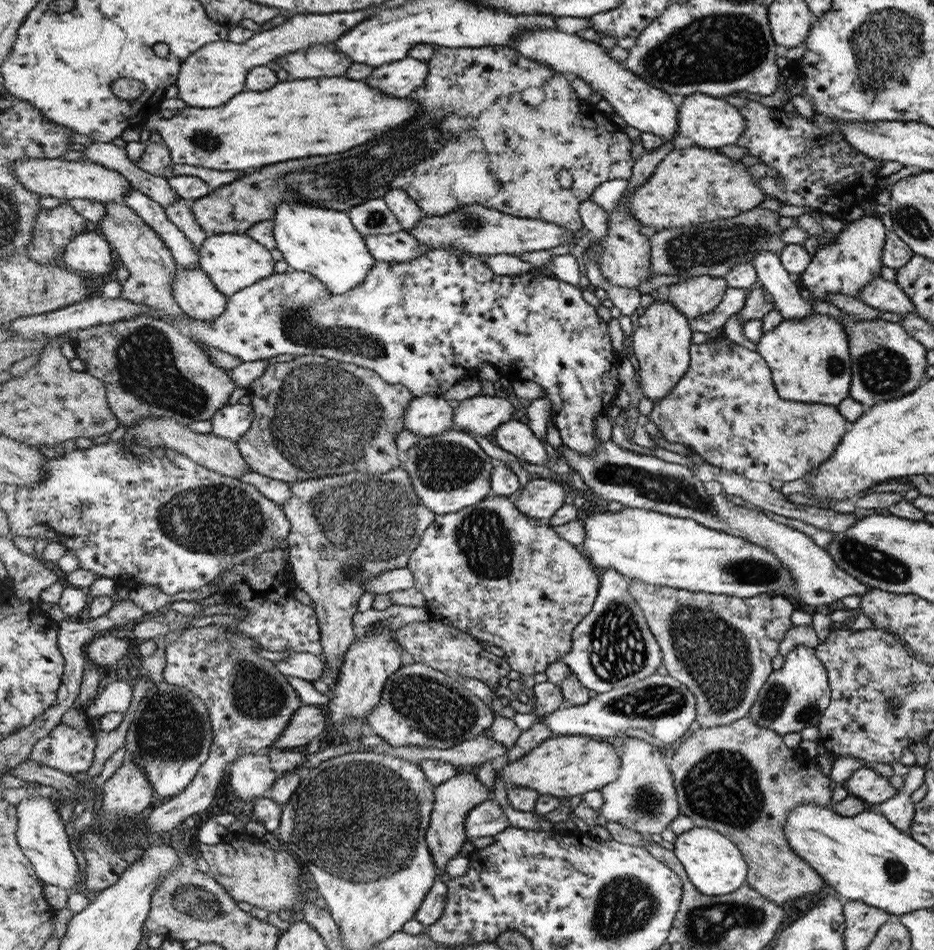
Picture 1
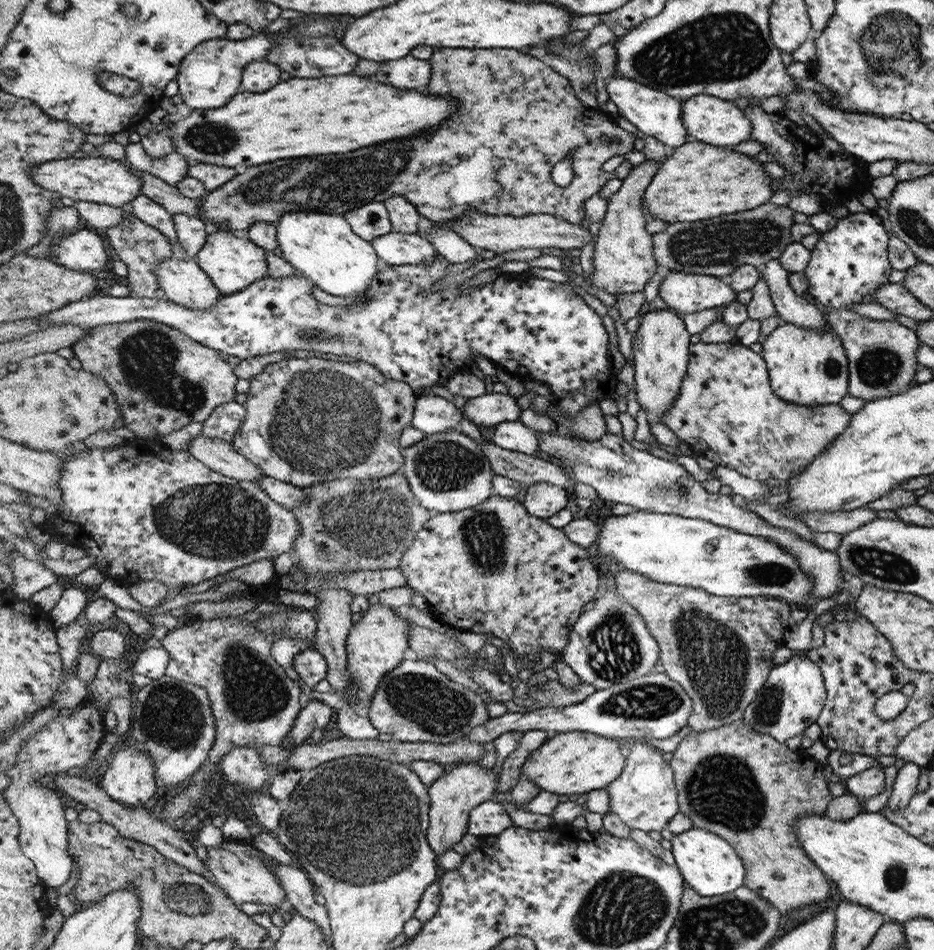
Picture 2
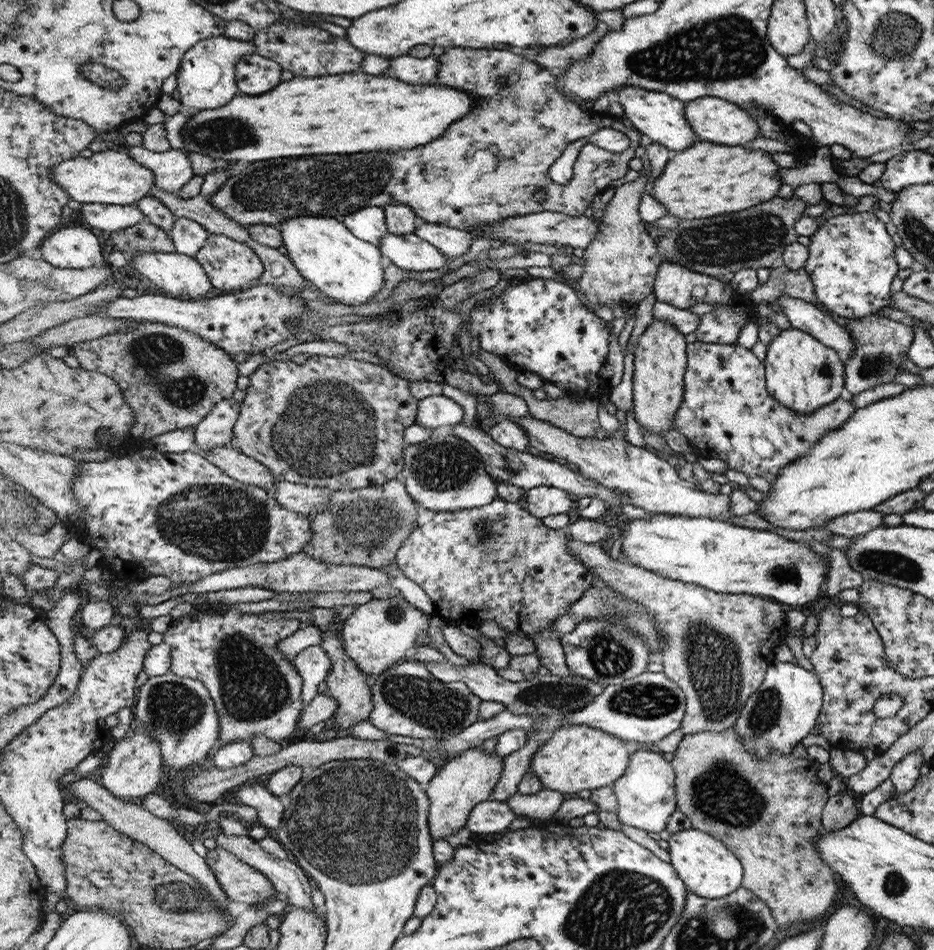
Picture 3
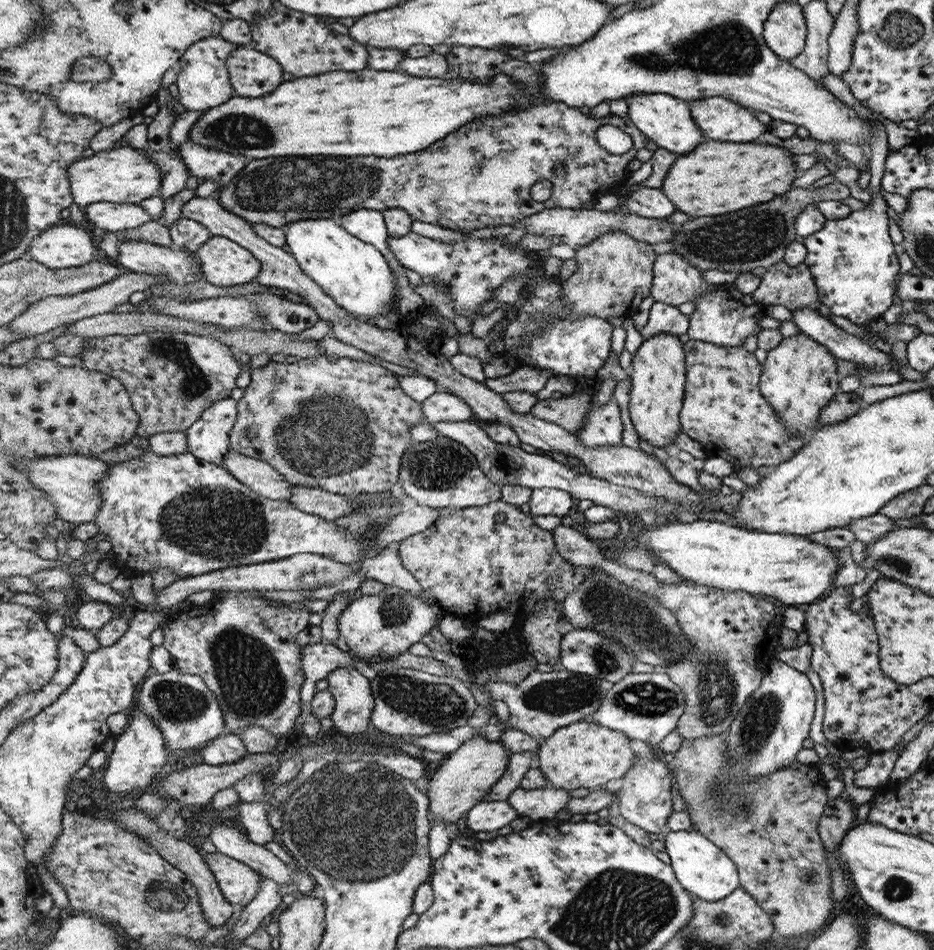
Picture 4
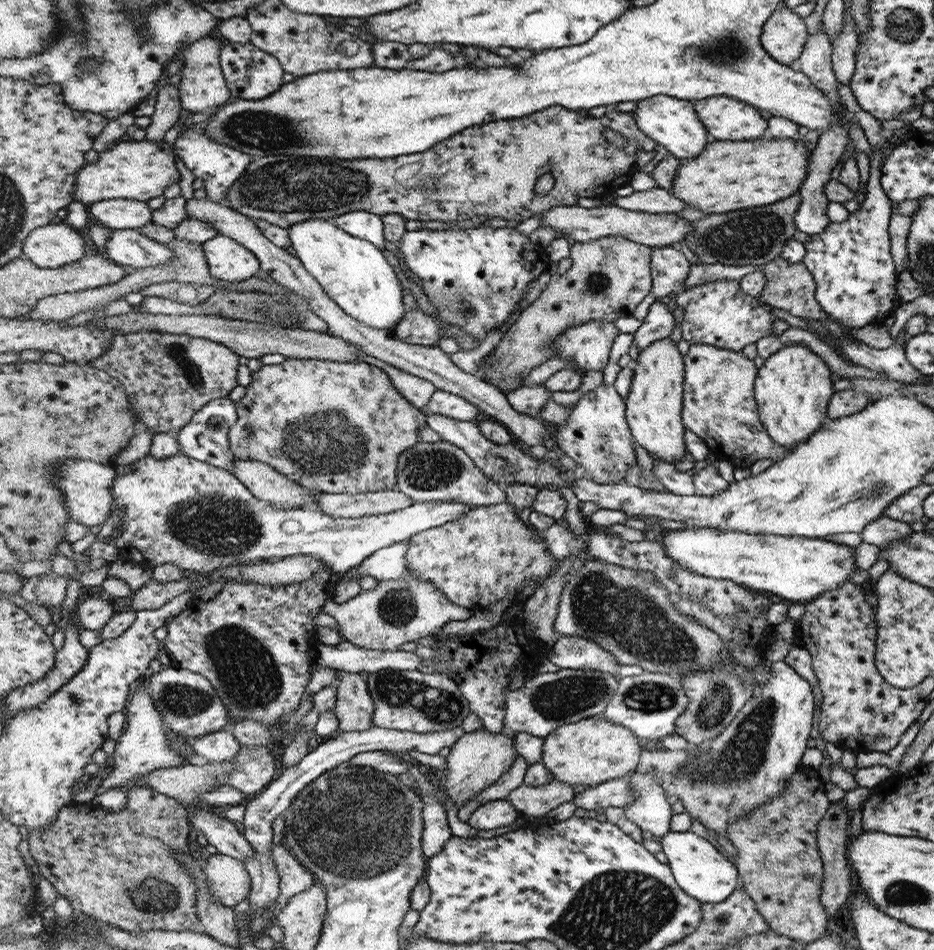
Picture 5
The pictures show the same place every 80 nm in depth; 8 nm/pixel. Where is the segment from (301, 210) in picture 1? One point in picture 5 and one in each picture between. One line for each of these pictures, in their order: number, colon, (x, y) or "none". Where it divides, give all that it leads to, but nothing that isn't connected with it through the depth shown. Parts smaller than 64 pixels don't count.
2: (321, 246)
3: (327, 253)
4: (353, 272)
5: (354, 273)

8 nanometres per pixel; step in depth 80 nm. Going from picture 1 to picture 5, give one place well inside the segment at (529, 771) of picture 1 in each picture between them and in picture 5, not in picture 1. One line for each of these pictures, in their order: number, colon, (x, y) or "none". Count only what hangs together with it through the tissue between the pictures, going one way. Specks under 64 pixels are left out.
2: (575, 762)
3: (577, 757)
4: (584, 754)
5: (592, 751)

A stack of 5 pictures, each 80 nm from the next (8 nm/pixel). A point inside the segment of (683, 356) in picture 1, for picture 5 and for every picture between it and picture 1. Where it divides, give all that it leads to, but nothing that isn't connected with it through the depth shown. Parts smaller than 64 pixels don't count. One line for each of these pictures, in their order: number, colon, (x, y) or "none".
2: (660, 348)
3: (660, 358)
4: (657, 384)
5: (652, 408)

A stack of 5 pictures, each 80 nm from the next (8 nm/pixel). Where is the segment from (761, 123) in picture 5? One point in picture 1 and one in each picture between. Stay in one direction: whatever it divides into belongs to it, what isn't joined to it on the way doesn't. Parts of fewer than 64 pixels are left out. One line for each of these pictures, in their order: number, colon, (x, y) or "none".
1: (712, 123)
2: (709, 119)
3: (714, 119)
4: (724, 120)

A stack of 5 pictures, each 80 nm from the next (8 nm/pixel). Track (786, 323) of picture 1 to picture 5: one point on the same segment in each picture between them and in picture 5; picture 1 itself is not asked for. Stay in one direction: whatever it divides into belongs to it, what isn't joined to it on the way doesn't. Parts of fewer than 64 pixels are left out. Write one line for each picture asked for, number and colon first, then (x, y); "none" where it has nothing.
2: (809, 368)
3: (804, 374)
4: (799, 377)
5: (794, 385)

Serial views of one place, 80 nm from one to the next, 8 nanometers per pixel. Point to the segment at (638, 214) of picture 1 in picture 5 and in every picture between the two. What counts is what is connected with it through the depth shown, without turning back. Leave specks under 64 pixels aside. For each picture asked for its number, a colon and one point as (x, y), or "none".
2: (698, 181)
3: (707, 180)
4: (718, 178)
5: (730, 176)

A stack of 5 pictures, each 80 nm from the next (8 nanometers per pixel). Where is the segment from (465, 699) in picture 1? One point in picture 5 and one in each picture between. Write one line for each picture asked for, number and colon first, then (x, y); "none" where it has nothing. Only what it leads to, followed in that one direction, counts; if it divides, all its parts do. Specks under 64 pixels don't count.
2: (415, 702)
3: (408, 699)
4: (407, 701)
5: (415, 700)

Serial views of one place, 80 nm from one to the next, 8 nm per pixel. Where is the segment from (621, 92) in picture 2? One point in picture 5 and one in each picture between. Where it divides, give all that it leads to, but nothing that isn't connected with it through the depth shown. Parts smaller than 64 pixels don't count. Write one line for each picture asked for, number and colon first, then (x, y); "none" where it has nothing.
3: (662, 117)
4: (665, 119)
5: (672, 122)

